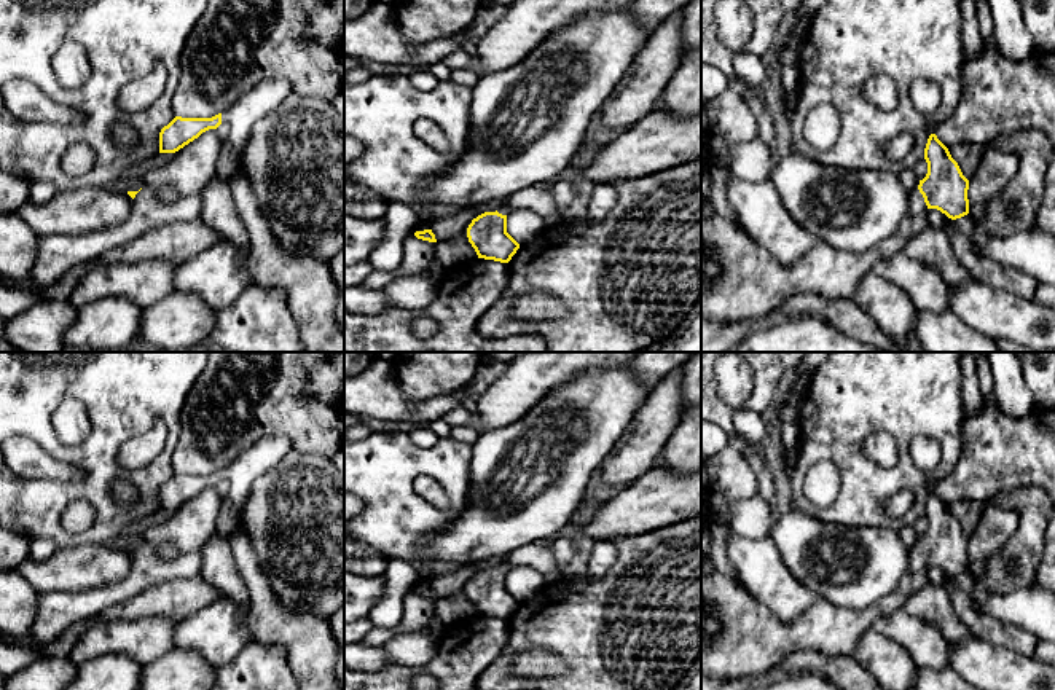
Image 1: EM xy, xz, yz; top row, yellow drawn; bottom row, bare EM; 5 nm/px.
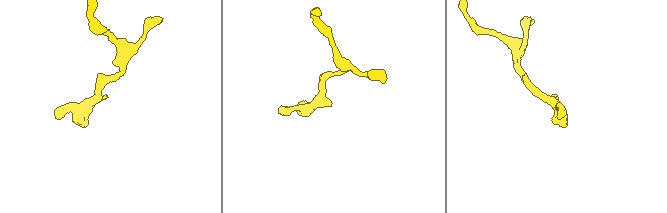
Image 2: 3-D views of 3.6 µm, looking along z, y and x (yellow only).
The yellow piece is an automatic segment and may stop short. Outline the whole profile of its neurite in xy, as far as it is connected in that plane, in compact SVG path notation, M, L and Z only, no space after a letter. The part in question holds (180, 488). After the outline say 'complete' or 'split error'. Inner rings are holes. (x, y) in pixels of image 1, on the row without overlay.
M222 470L212 475L182 475L175 473L159 489L159 510L175 510L202 489L217 486L222 481Z; complete

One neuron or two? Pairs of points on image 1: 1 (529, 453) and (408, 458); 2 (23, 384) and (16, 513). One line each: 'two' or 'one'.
1: two
2: one

